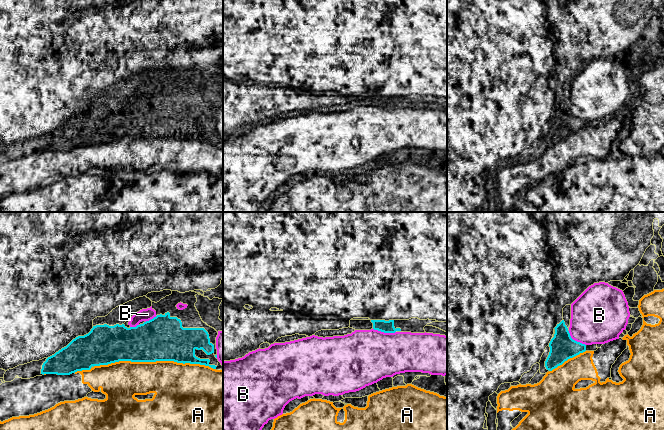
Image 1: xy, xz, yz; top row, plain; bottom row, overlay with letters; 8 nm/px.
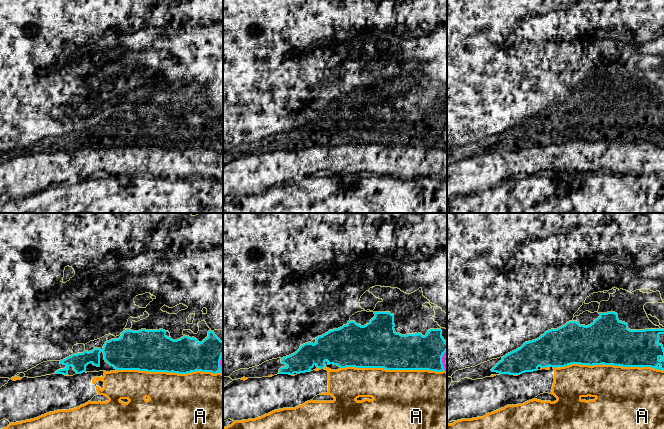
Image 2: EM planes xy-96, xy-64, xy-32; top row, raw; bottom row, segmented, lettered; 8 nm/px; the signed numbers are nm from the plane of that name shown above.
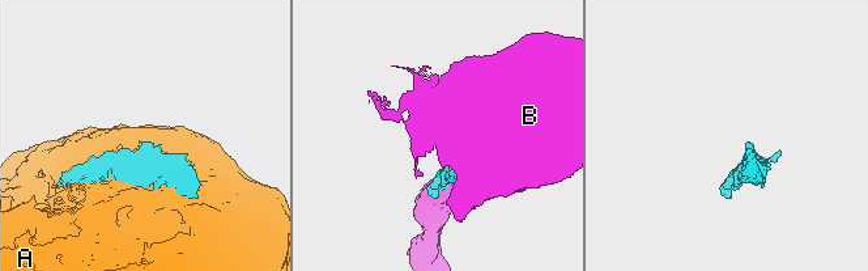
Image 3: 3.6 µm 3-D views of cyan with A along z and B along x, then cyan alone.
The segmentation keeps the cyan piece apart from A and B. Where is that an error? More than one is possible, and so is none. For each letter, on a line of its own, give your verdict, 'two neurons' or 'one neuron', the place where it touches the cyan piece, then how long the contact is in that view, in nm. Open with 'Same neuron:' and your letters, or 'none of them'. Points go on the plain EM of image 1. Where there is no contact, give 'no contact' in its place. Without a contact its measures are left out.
Same neuron: none of them
A: two neurons; meets cyan in xy at (154, 137); contact 1000 nm long
B: two neurons; meets cyan in xz at (384, 108); contact 190 nm long

